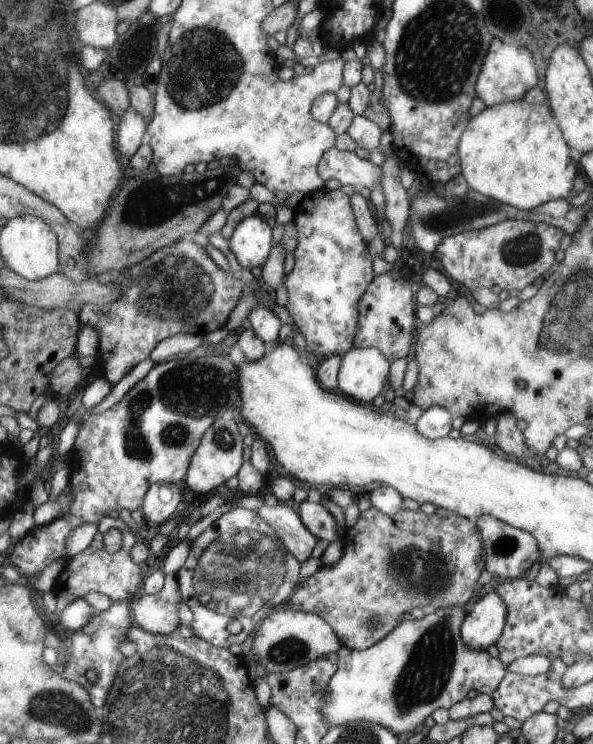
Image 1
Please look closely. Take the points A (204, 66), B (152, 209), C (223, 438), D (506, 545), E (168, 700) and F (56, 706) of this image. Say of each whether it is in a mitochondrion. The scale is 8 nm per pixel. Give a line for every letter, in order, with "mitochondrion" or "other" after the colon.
A: mitochondrion
B: mitochondrion
C: mitochondrion
D: mitochondrion
E: mitochondrion
F: mitochondrion

